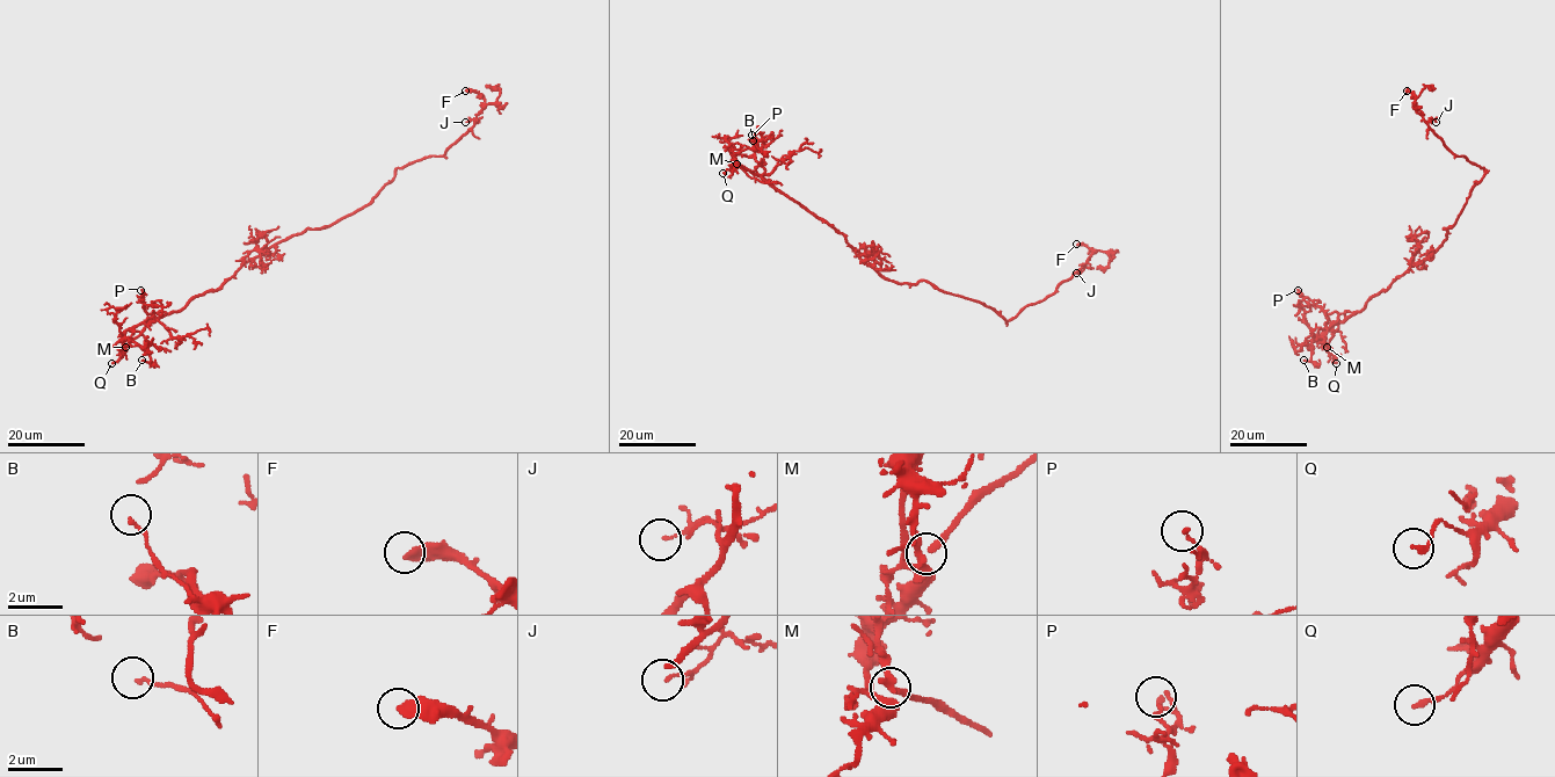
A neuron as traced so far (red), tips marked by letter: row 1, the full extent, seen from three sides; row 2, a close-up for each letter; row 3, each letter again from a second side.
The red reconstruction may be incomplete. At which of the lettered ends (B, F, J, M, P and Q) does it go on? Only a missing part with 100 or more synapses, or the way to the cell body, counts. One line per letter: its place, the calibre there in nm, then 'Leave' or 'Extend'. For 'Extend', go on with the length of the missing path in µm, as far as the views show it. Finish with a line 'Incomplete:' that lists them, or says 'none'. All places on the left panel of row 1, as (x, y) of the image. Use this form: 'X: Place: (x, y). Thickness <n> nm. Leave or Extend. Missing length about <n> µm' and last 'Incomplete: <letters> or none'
B: Place: (142, 360). Thickness 130 nm. Leave
F: Place: (465, 91). Thickness 380 nm. Leave
J: Place: (465, 122). Thickness 100 nm. Leave
M: Place: (125, 347). Thickness 200 nm. Extend. Missing length about 40 µm
P: Place: (140, 290). Thickness 130 nm. Leave
Q: Place: (111, 363). Thickness 200 nm. Leave
Incomplete: M

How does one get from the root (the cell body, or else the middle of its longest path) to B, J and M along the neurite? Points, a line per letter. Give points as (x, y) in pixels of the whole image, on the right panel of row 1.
B: (1446, 232), (1446, 238), (1433, 253), (1412, 263), (1360, 311), (1321, 333), (1312, 342), (1312, 363), (1303, 360)
J: (1446, 232), (1444, 229), (1455, 223), (1484, 169), (1463, 155), (1452, 153), (1428, 124), (1432, 118), (1436, 122)
M: (1446, 232), (1446, 238), (1433, 253), (1412, 263), (1360, 311), (1341, 321), (1327, 347)

